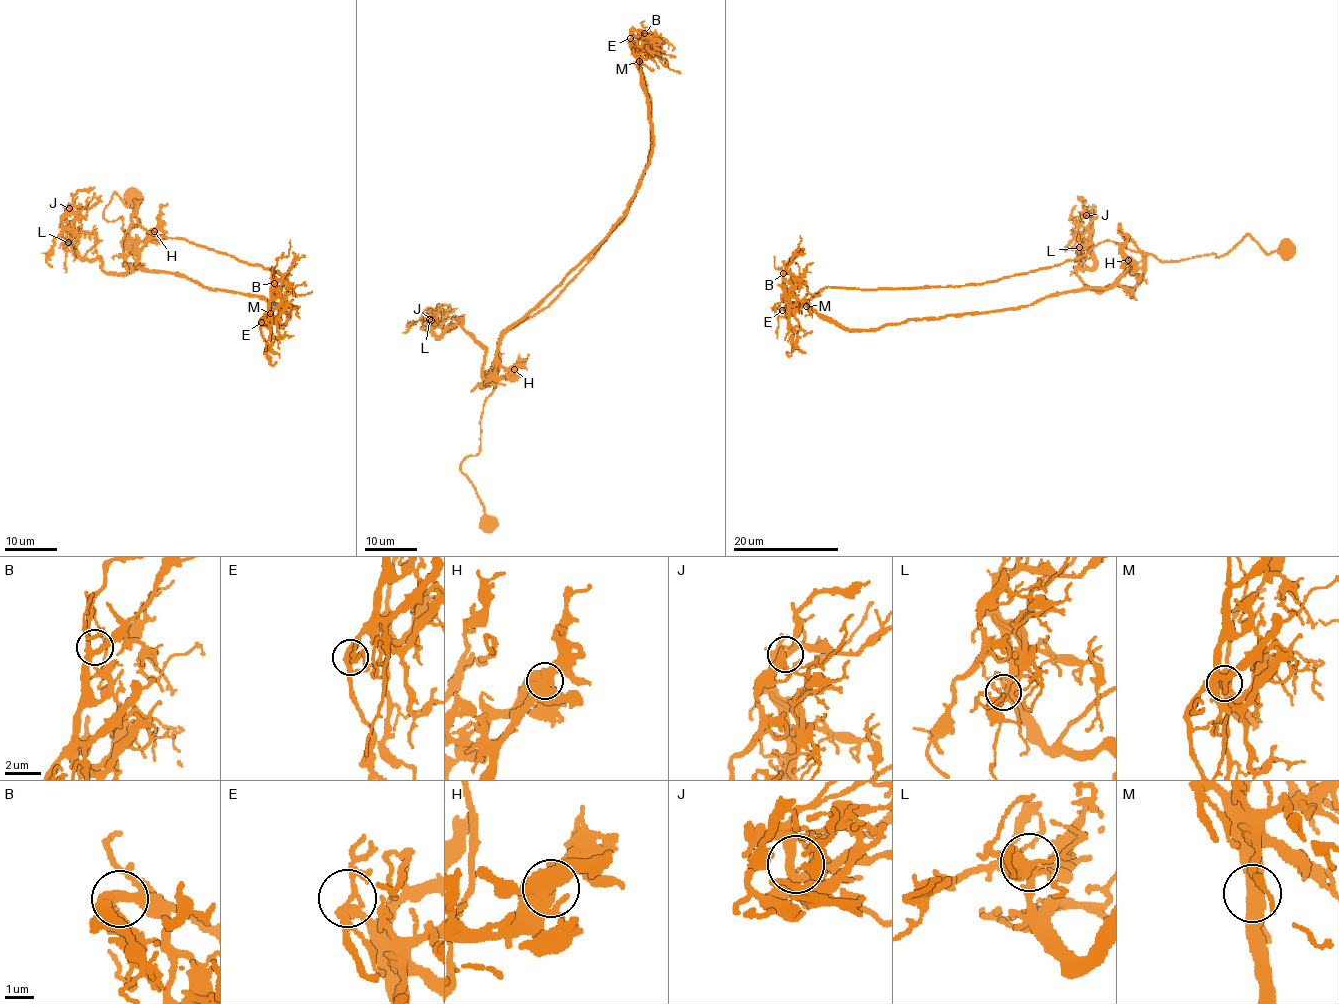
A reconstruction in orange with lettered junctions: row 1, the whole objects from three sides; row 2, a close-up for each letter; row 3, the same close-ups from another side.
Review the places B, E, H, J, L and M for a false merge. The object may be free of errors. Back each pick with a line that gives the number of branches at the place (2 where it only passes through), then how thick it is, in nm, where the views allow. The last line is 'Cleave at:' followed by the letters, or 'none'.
H: 4 branches meet; 600 nm thick
Cleave at: H

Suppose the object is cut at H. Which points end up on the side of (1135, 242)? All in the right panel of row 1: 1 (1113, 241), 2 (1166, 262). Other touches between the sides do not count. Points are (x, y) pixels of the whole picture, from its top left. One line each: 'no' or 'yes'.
1: no
2: no

